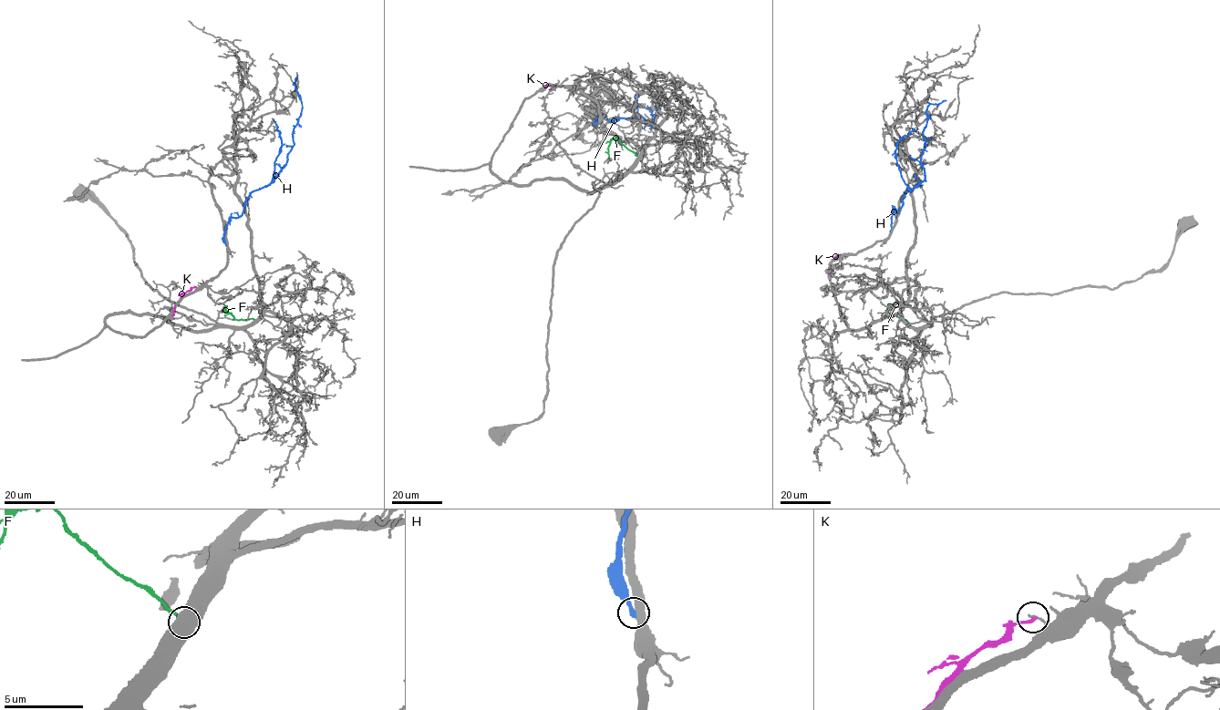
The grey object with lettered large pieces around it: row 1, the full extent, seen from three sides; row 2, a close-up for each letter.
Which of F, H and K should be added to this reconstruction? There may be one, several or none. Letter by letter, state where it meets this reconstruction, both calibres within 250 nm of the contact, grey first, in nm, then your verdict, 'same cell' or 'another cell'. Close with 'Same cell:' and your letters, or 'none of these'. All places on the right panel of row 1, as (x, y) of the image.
F: meets grey at (908, 322); 700 nm thick on the grey side, 240 nm on the other; another cell
H: meets grey at (889, 235); 440 nm thick on the grey side, 280 nm on the other; another cell
K: meets grey at (839, 254); 130 nm thick on the grey side, 200 nm on the other; another cell
Same cell: none of these

